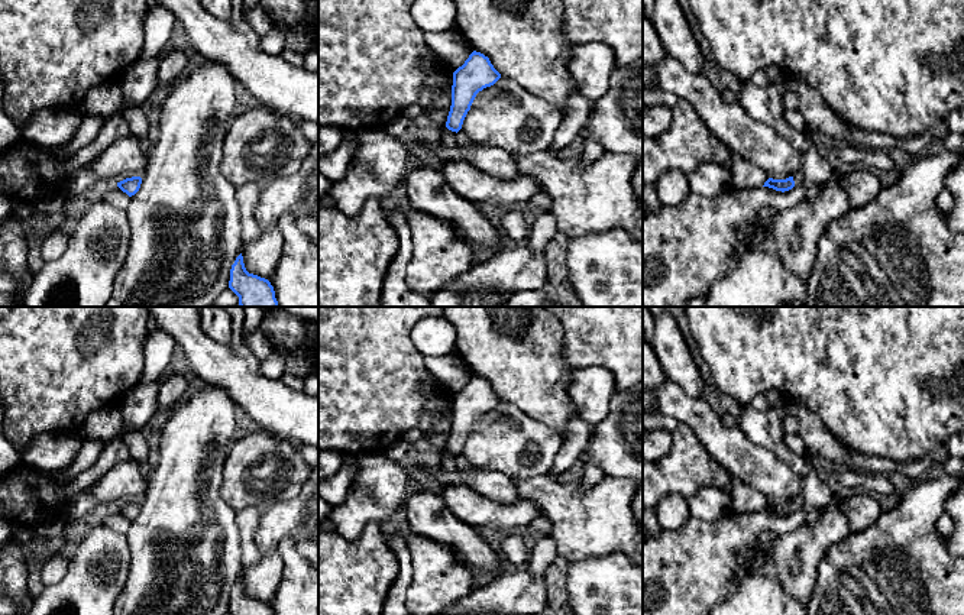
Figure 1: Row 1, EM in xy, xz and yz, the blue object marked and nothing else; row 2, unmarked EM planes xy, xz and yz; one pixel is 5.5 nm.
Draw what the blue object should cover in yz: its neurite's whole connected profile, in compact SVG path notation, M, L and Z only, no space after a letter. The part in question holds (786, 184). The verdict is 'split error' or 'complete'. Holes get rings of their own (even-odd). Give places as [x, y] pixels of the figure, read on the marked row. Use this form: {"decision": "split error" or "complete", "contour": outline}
{"decision": "split error", "contour": "M796 172L792 177L786 178L786 179L773 179L769 178L763 187L769 187L773 188L776 191L789 191L792 190L795 185L803 185L805 184L805 177L803 172Z"}

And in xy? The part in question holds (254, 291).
{"decision": "complete", "contour": "M242 253L232 265L229 288L239 297L240 307L278 307L271 282L249 273L245 268Z"}

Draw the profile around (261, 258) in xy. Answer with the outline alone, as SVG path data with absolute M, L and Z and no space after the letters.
M275 227L262 230L259 237L243 246L242 256L249 273L271 279L284 252L284 237Z

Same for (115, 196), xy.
M113 184L111 188L103 195L101 201L113 207L126 208L130 203L130 197L126 192L123 192L117 187L117 184Z

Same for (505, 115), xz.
M499 78L479 91L462 132L473 143L496 146L512 155L550 150L563 111L528 93L515 81Z

